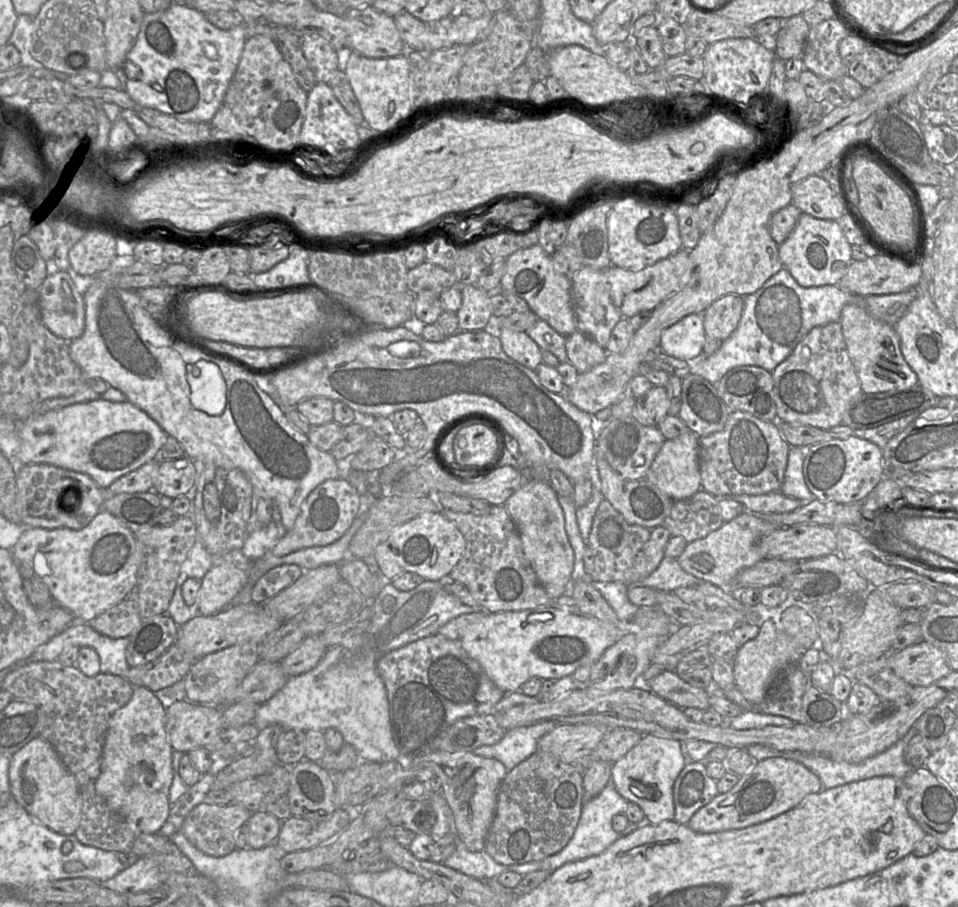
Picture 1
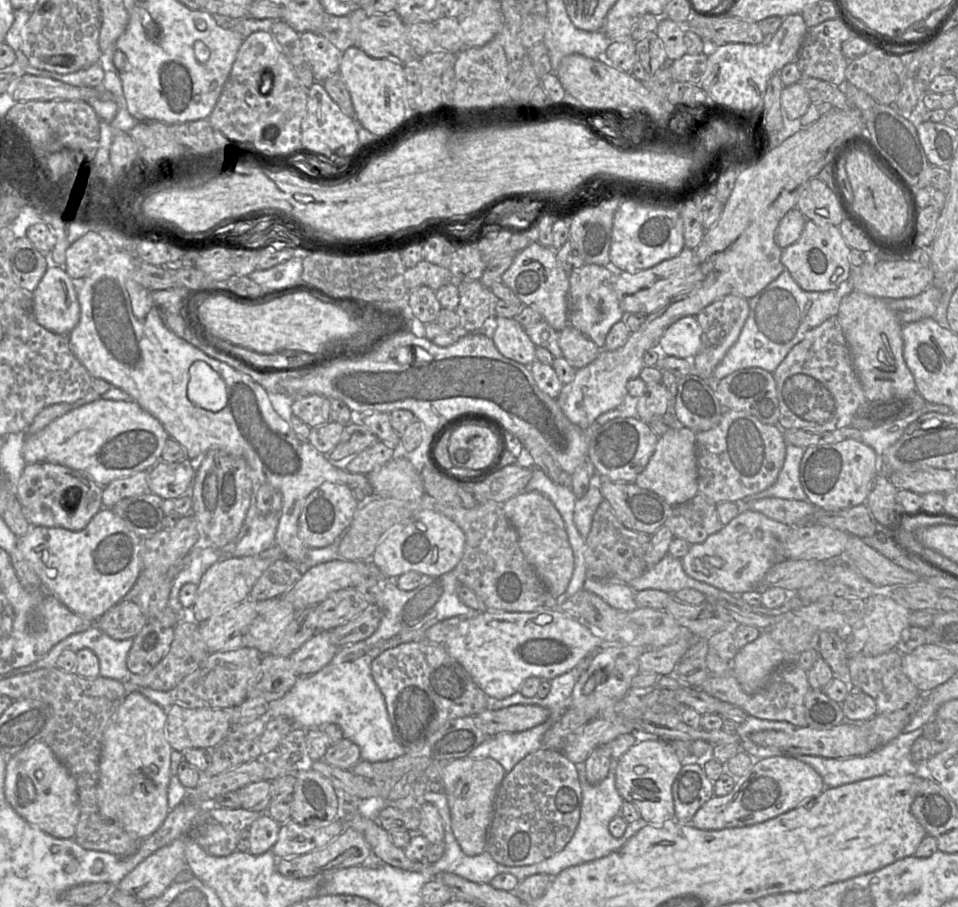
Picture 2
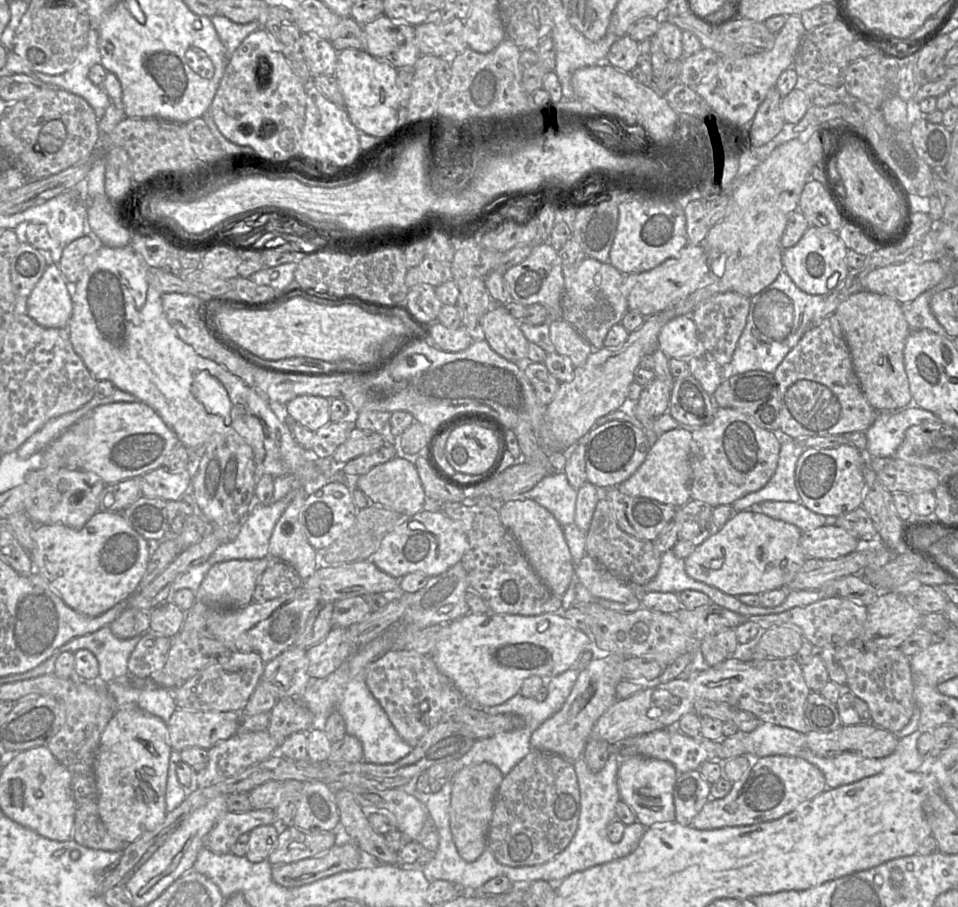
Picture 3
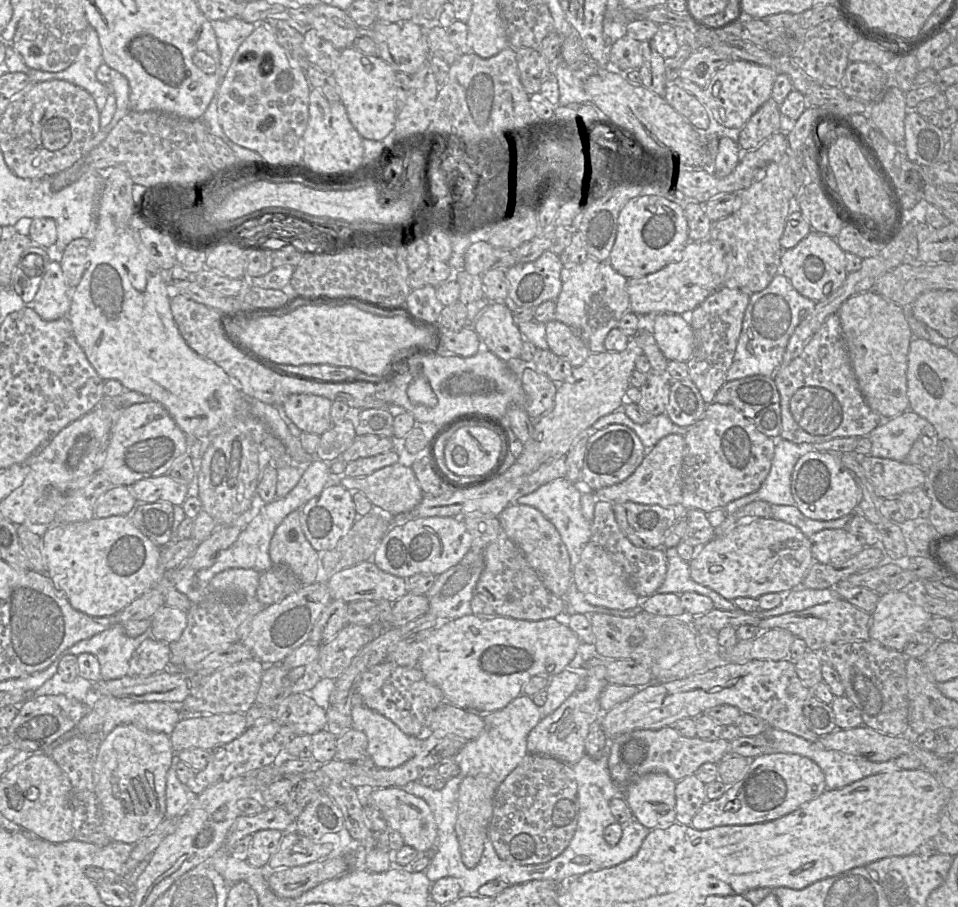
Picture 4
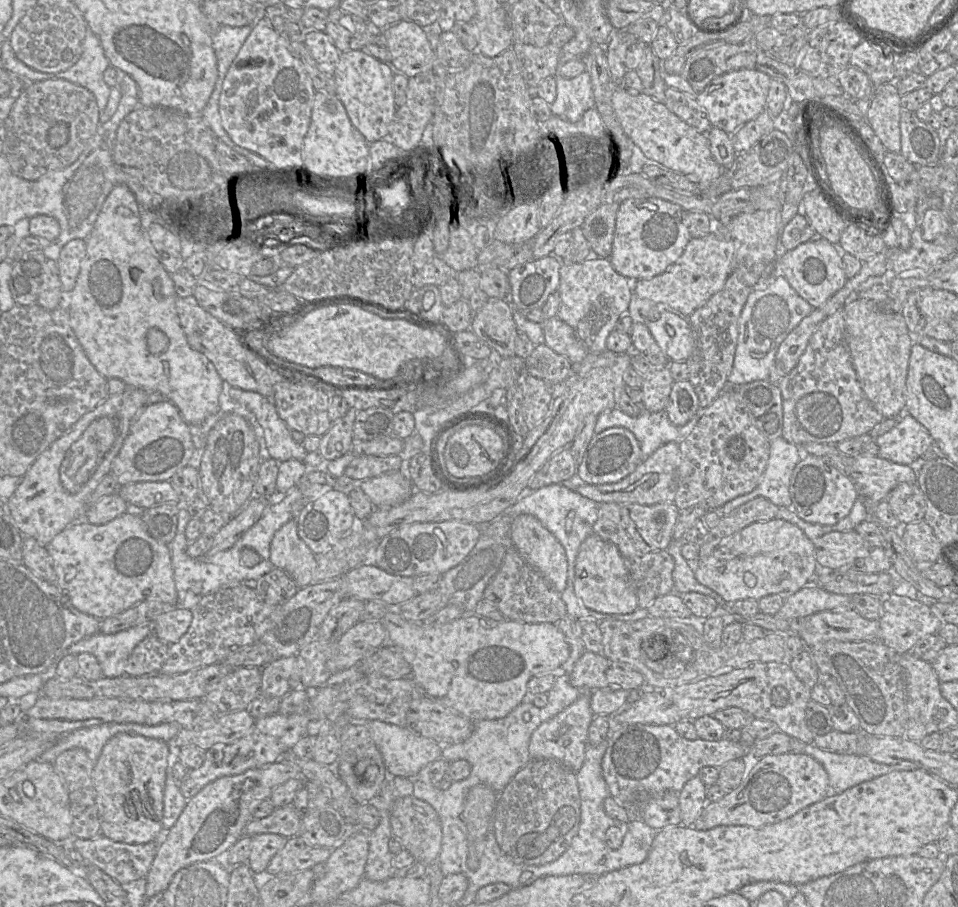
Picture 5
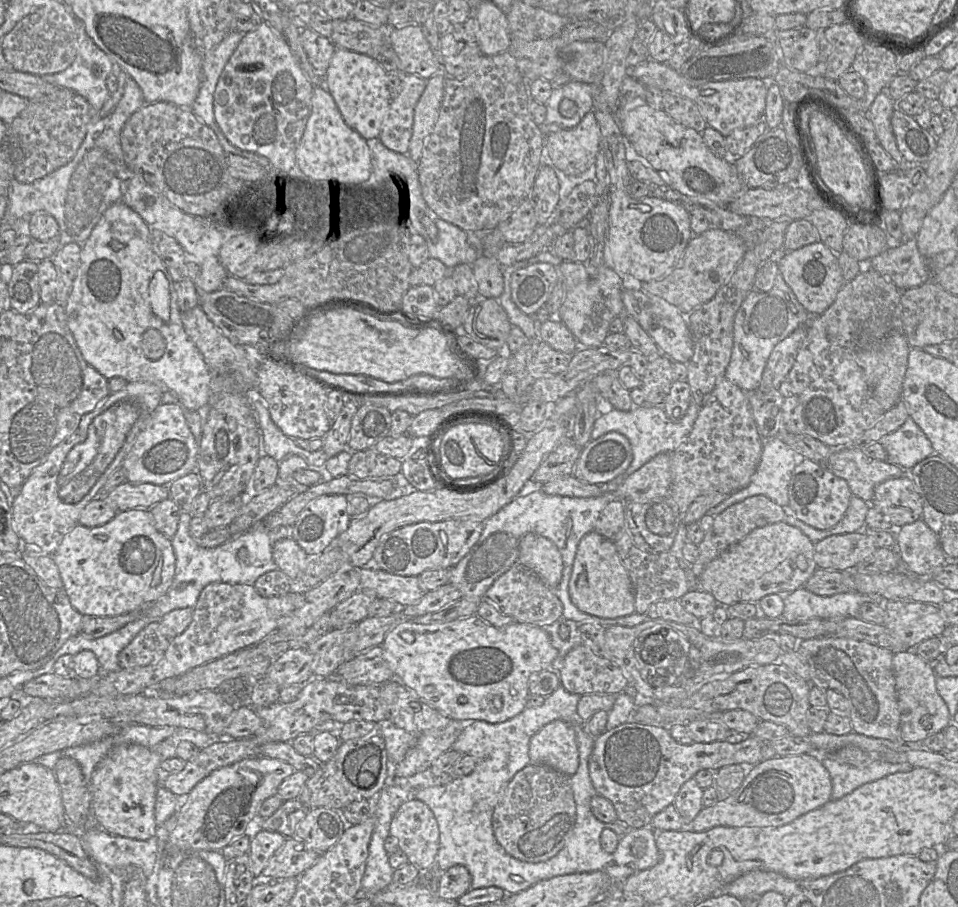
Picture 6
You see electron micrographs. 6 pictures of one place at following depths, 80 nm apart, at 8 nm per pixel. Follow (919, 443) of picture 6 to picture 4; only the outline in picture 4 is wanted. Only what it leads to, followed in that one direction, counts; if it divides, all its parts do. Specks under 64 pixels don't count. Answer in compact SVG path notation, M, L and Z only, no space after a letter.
M908 408L892 419L882 419L882 423L870 432L868 435L872 443L870 455L905 462L912 445L923 435L935 437L937 433L931 423Z

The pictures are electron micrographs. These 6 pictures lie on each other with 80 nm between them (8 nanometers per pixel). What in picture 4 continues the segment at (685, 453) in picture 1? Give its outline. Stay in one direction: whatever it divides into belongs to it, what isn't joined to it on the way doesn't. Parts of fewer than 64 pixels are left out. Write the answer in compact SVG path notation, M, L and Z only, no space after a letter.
M670 434L662 438L652 449L648 449L641 464L624 481L594 491L598 500L612 504L627 501L660 505L662 507L679 507L682 501L681 468L684 457L685 439L680 434Z

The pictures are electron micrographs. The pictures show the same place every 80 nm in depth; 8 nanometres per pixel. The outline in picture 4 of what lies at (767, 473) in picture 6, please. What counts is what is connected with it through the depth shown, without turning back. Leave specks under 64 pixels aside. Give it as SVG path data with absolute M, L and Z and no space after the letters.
M780 435L773 439L775 452L766 480L757 491L728 503L723 508L727 515L758 500L771 505L795 505L791 492L792 473L799 458L805 453L813 451L813 444L796 444L781 438Z

